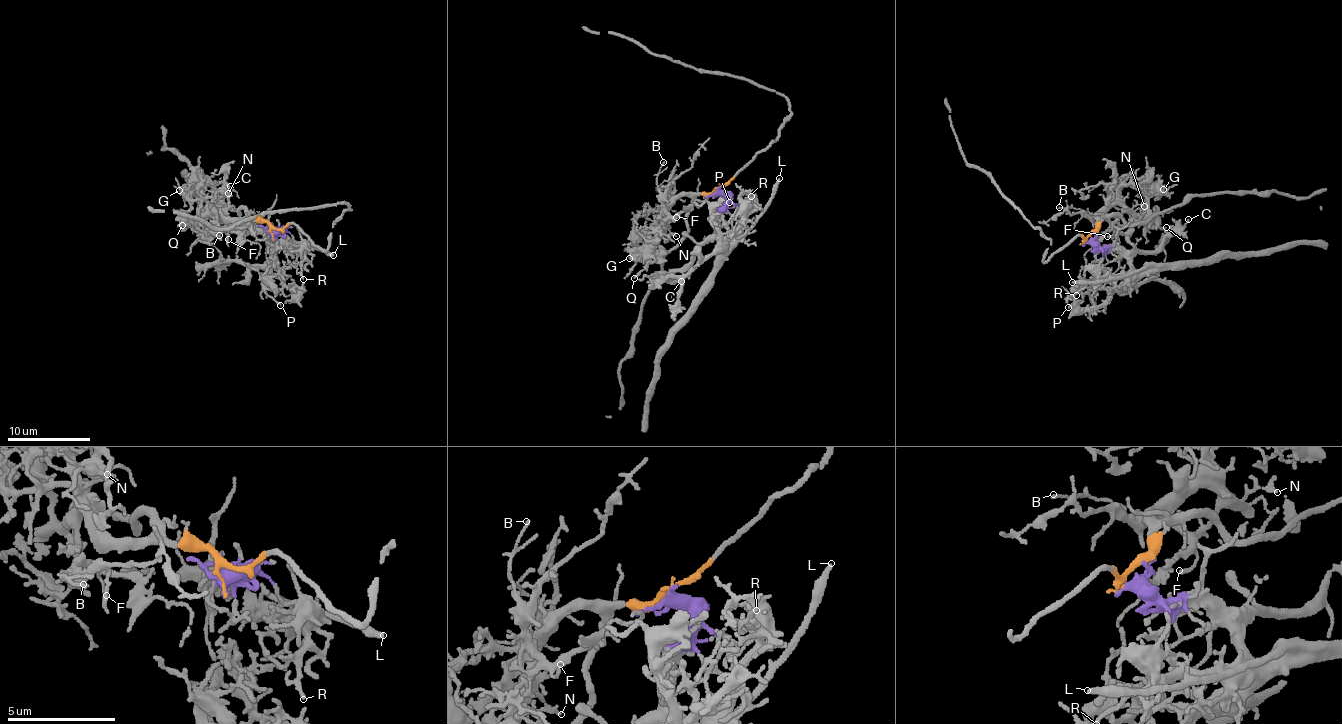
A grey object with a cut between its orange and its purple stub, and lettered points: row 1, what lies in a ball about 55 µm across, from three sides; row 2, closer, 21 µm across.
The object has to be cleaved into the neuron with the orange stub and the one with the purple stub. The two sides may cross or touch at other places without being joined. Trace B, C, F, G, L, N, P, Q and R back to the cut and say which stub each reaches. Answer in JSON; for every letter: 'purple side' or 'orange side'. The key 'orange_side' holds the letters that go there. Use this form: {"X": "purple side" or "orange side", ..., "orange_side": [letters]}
{"B": "orange side", "C": "purple side", "F": "orange side", "G": "orange side", "L": "purple side", "N": "orange side", "P": "purple side", "Q": "orange side", "R": "purple side", "orange_side": ["B", "F", "G", "N", "Q"]}

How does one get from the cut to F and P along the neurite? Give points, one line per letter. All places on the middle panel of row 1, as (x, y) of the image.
F: (719, 187), (710, 193), (683, 193), (666, 214), (665, 222), (667, 219), (672, 222), (676, 216)
P: (719, 187), (719, 194), (725, 203), (716, 214), (716, 232), (715, 229), (723, 221), (713, 208), (729, 201)

